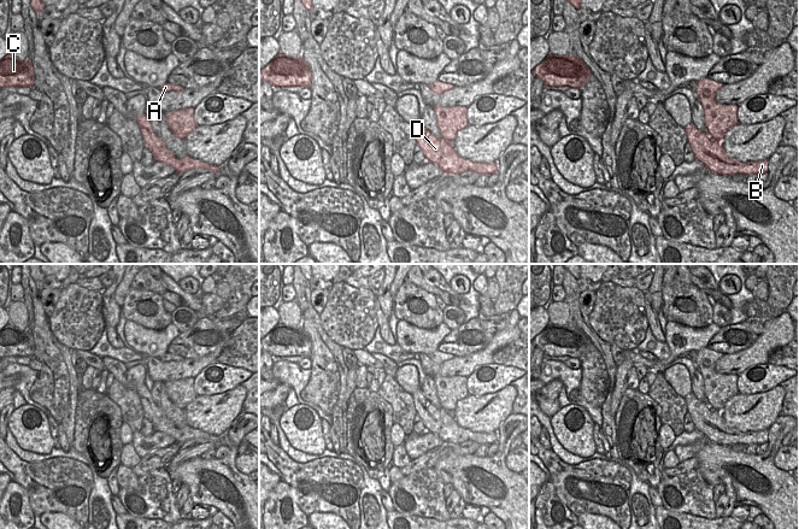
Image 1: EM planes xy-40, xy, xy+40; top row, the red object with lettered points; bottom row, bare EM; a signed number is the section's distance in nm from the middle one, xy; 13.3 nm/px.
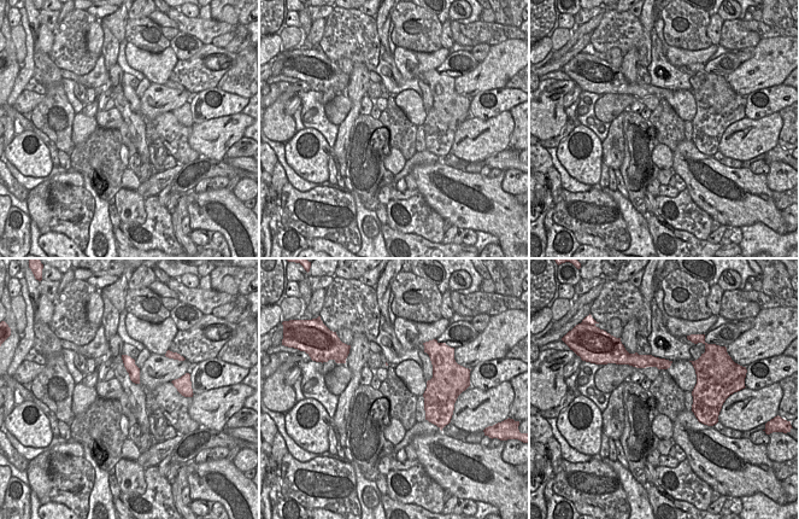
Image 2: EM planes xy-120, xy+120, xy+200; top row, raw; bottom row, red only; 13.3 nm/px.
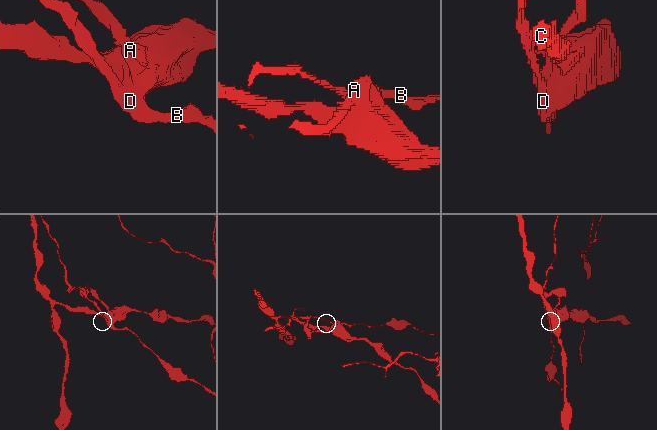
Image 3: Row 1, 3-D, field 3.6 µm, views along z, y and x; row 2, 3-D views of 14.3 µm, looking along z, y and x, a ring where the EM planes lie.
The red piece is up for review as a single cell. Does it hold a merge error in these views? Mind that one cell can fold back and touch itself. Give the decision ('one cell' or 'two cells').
two cells

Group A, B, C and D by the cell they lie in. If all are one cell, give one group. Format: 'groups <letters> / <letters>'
groups A C / B D

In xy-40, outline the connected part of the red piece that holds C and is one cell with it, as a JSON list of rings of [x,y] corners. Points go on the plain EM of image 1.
[[[11,321],[0,330],[0,358],[34,355],[33,331],[20,331]]]

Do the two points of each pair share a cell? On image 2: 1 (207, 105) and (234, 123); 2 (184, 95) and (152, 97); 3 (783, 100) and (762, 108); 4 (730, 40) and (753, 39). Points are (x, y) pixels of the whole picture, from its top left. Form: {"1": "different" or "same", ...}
{"1": "different", "2": "same", "3": "same", "4": "same"}

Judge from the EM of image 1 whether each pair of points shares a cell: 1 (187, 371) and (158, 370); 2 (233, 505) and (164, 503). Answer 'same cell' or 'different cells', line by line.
1: same cell
2: different cells

